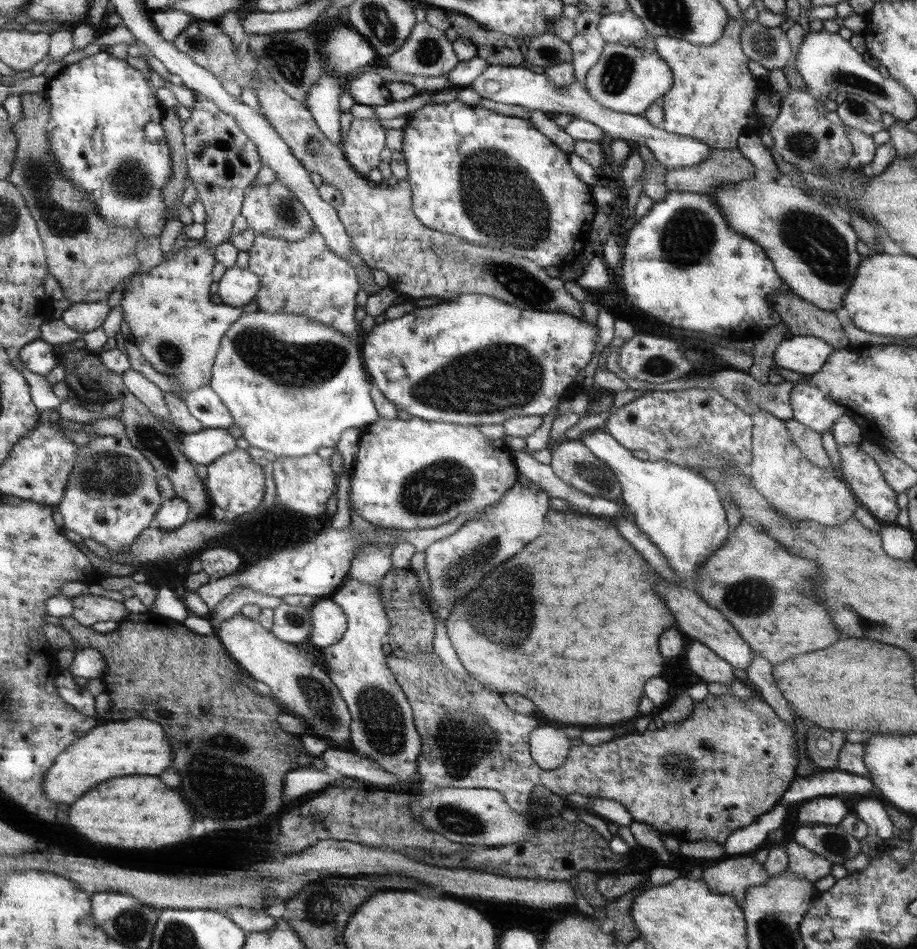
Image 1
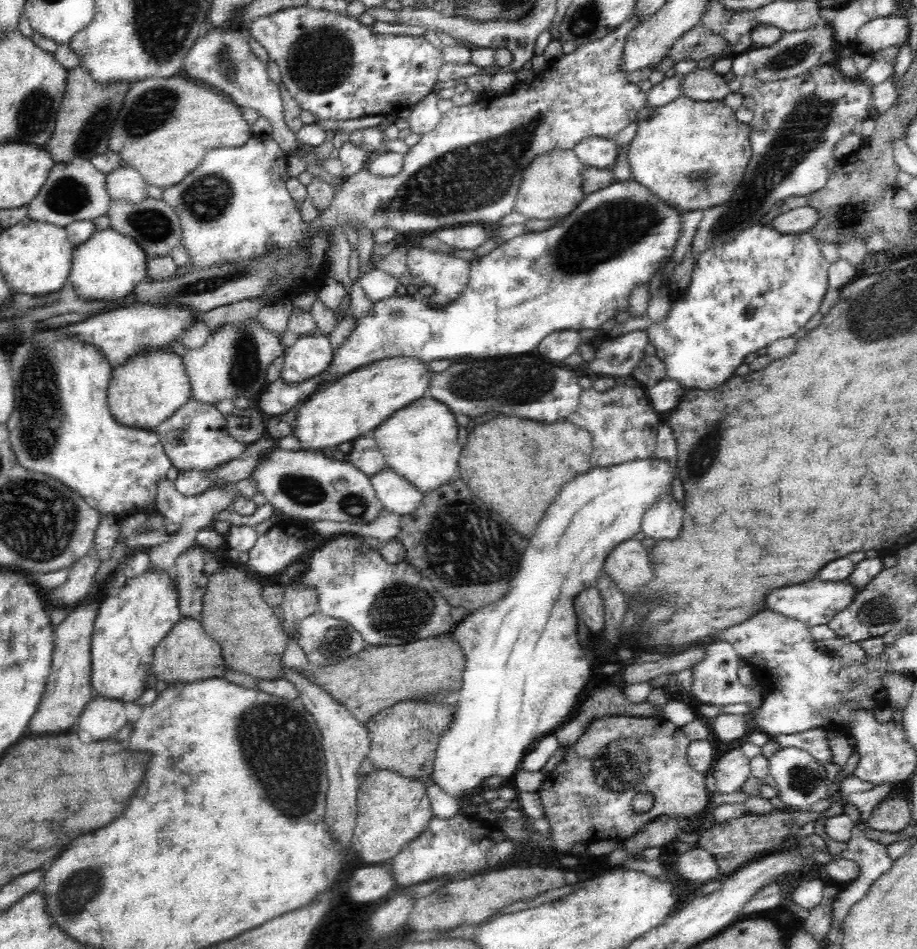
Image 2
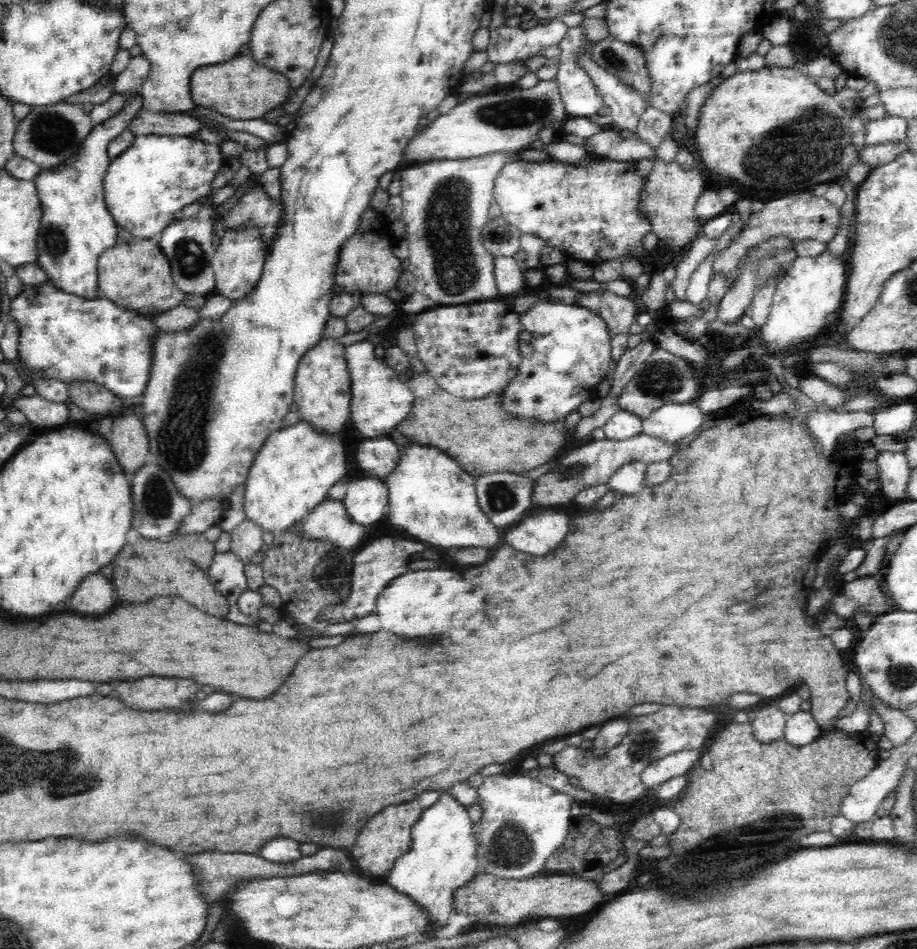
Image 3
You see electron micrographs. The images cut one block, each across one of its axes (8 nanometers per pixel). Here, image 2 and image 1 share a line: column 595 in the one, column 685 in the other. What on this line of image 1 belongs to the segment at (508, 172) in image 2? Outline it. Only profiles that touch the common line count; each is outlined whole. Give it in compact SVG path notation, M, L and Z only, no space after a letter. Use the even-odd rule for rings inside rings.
M732 18L724 28L722 38L712 46L698 46L674 36L654 37L657 54L668 64L674 75L674 84L670 92L662 97L664 110L662 128L664 130L672 134L695 138L712 148L737 148L738 138L760 124L760 114L756 113L755 105L756 98L762 94L765 84L756 80L748 68L750 59L740 42L743 24L742 20Z

